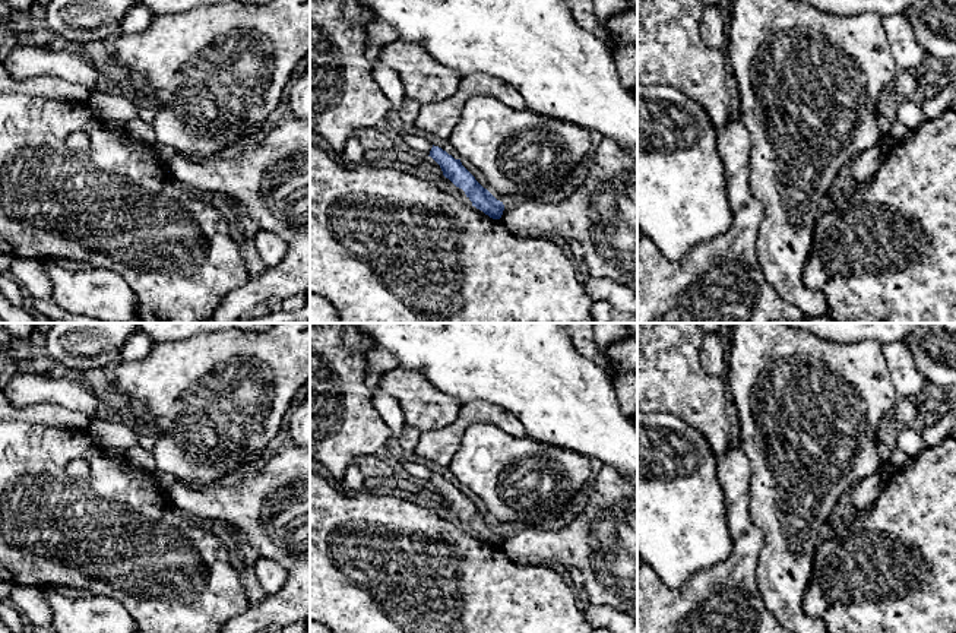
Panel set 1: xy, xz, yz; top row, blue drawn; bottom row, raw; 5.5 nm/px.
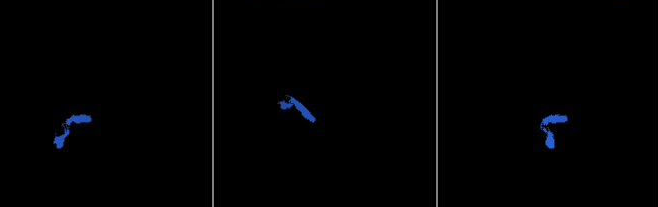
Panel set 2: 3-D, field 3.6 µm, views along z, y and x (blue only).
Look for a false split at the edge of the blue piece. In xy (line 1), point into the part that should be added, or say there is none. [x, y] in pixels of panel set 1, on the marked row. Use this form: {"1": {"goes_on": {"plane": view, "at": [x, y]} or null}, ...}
{"1": {"goes_on": null}}

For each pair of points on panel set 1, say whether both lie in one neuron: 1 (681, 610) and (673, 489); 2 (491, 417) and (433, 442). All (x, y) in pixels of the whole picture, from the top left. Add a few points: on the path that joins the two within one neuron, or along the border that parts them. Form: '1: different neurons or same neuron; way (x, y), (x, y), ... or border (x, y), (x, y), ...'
1: different neurons; border (709, 567), (696, 570), (677, 588), (652, 570)
2: same neuron; way (477, 415), (469, 415), (448, 437)

